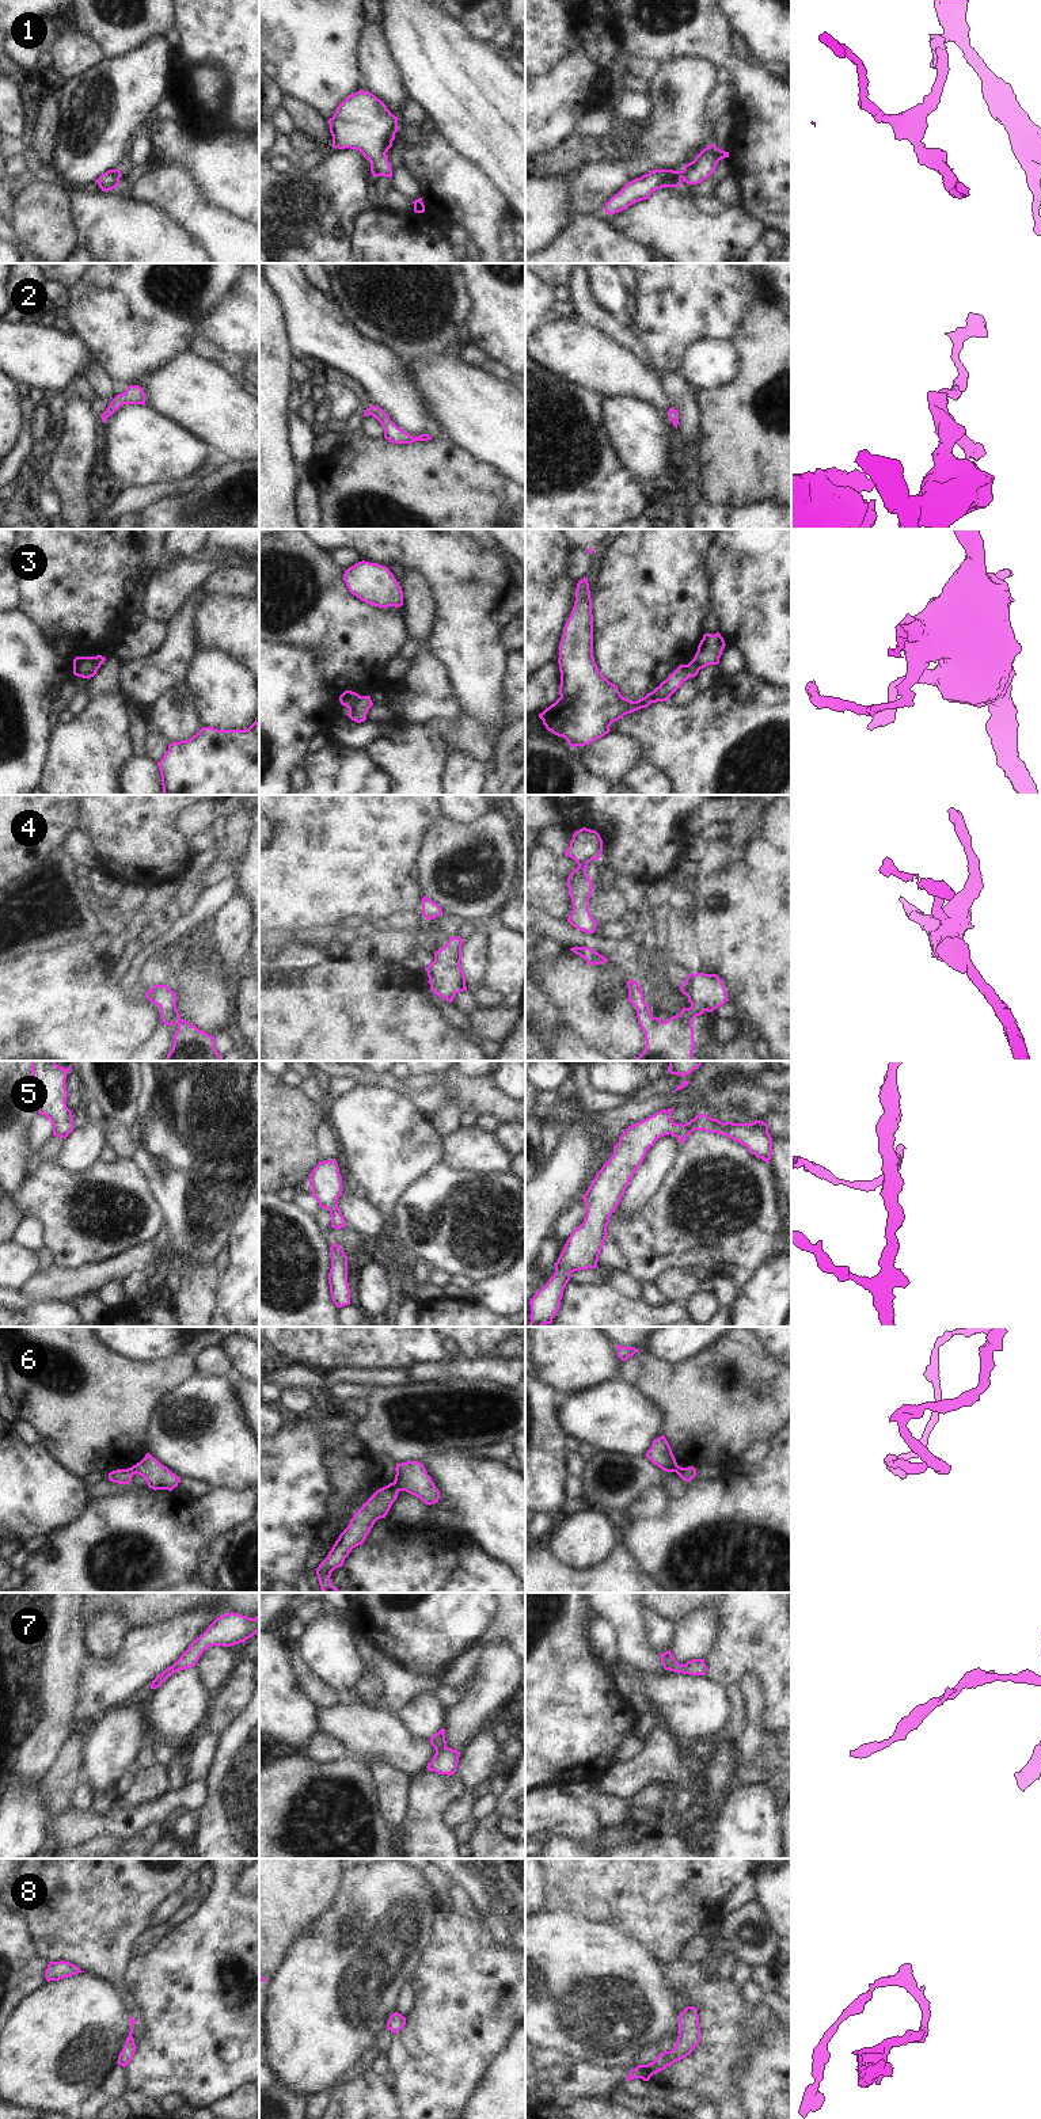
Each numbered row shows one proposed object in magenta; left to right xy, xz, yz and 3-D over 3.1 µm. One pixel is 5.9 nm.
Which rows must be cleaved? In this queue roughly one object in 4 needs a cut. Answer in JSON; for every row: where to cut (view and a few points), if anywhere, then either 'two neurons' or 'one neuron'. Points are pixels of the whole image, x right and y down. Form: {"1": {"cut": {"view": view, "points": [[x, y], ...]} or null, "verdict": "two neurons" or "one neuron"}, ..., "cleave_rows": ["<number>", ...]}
{"1": {"cut": null, "verdict": "one neuron"}, "2": {"cut": null, "verdict": "one neuron"}, "3": {"cut": {"view": "xz", "points": [[360, 696], [348, 707]]}, "verdict": "two neurons"}, "4": {"cut": null, "verdict": "one neuron"}, "5": {"cut": null, "verdict": "one neuron"}, "6": {"cut": {"view": "xz", "points": [[394, 1480], [399, 1490]]}, "verdict": "two neurons"}, "7": {"cut": null, "verdict": "one neuron"}, "8": {"cut": null, "verdict": "one neuron"}, "cleave_rows": ["3", "6"]}

